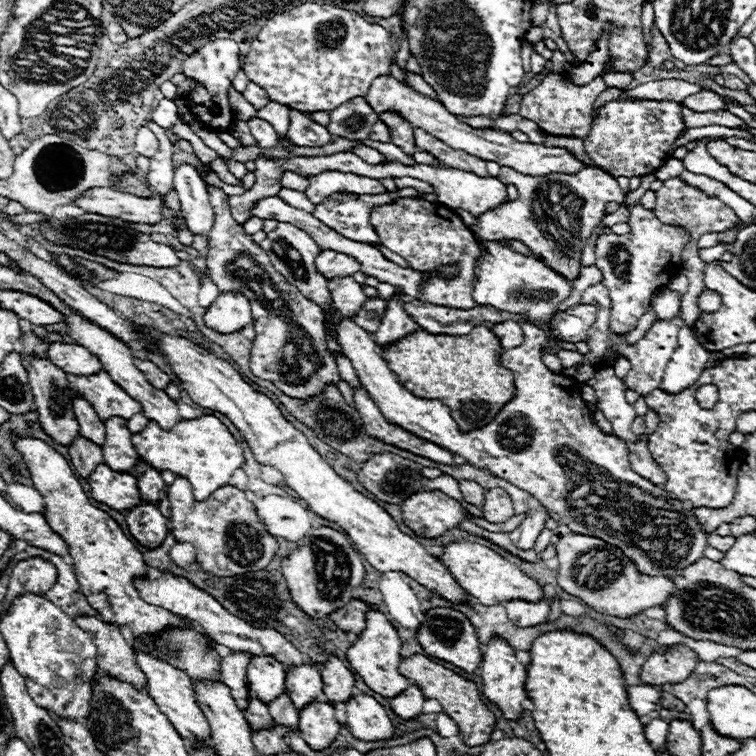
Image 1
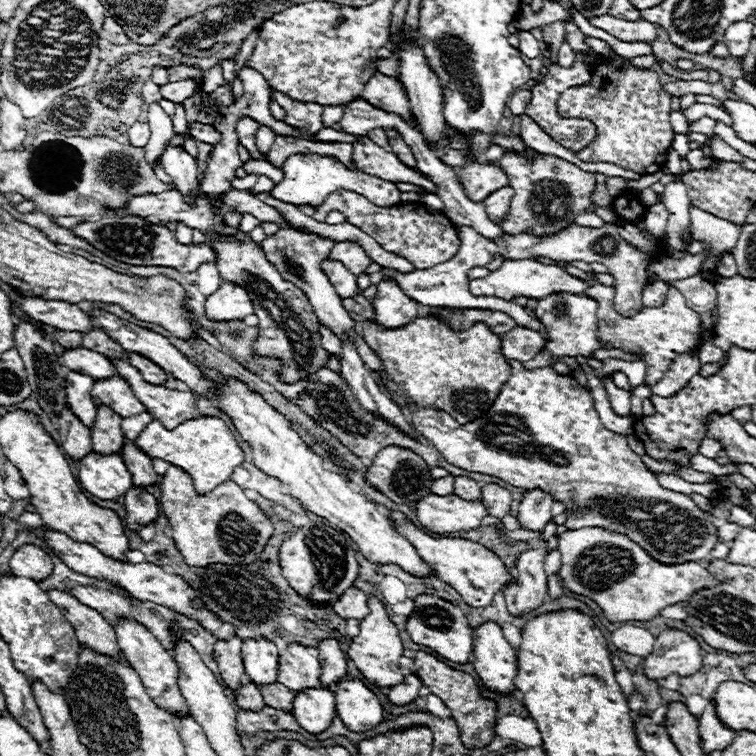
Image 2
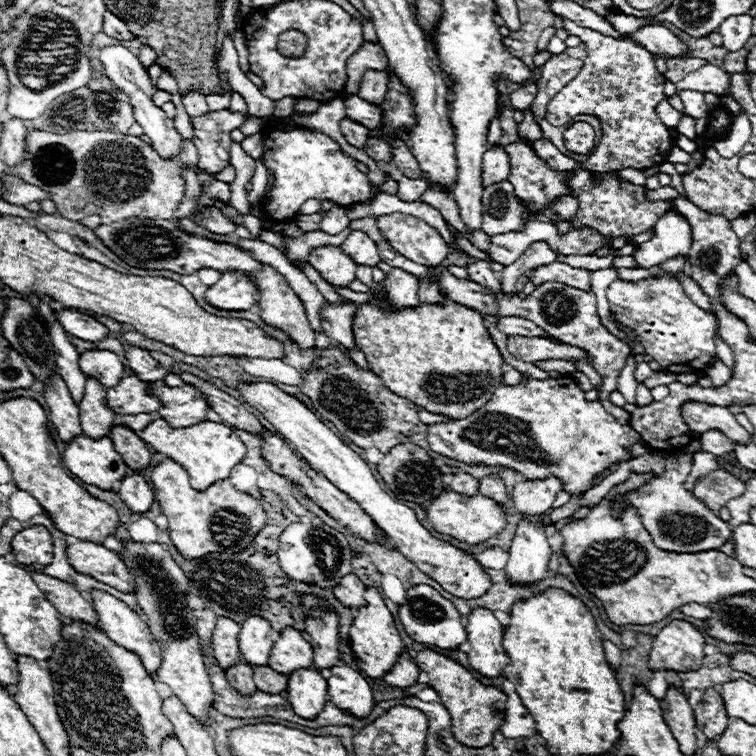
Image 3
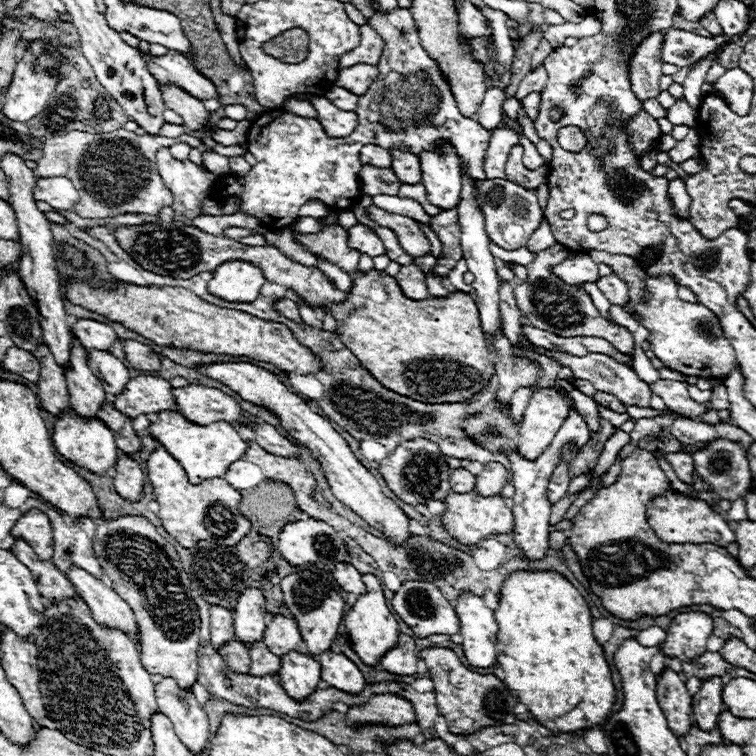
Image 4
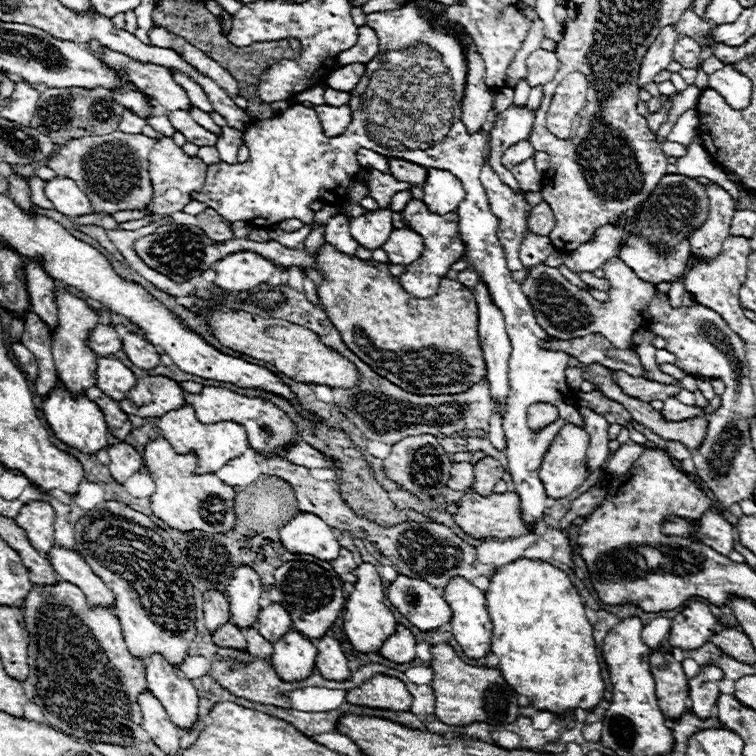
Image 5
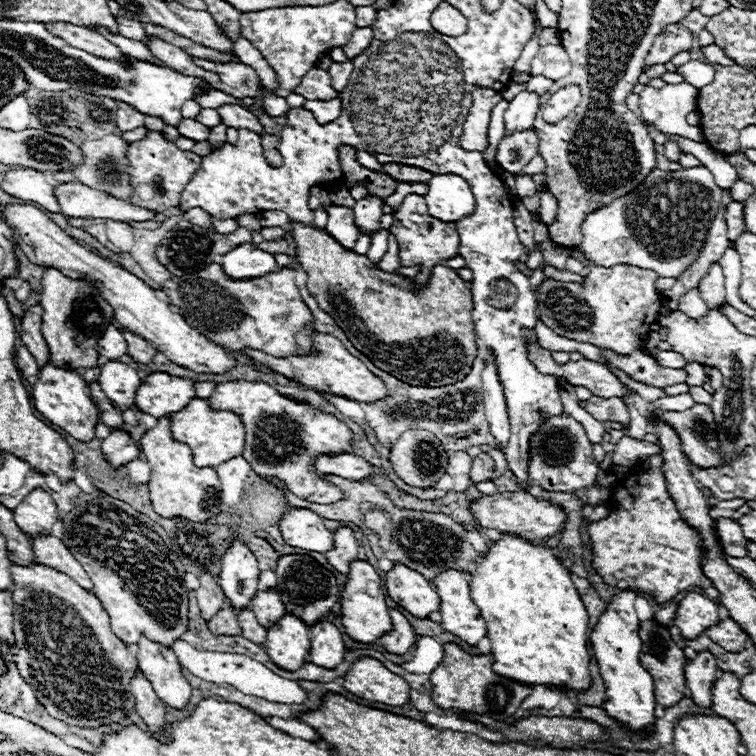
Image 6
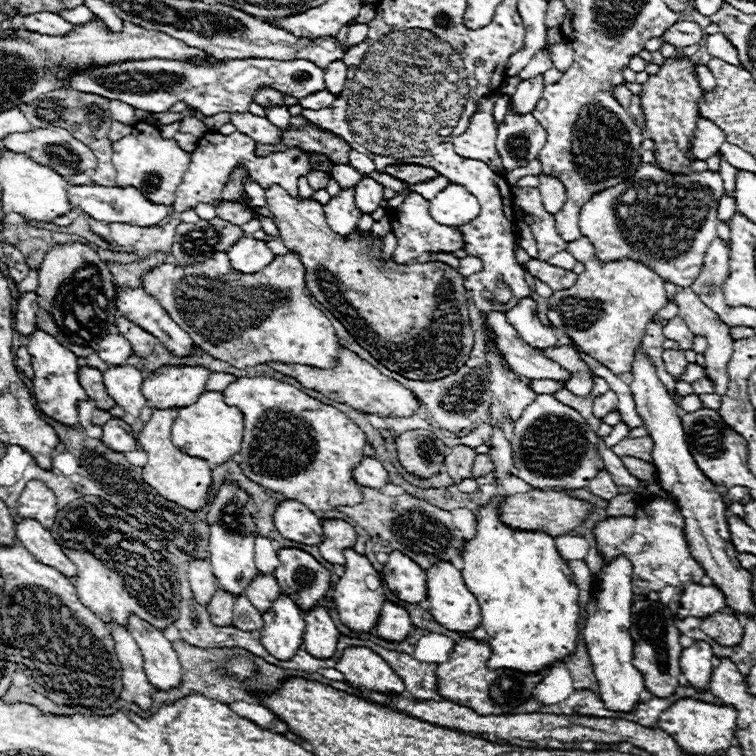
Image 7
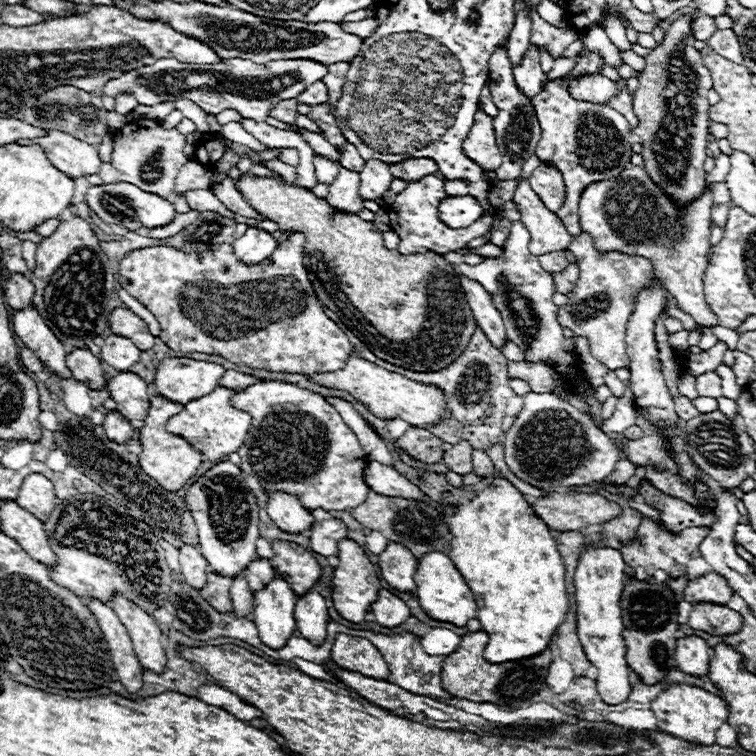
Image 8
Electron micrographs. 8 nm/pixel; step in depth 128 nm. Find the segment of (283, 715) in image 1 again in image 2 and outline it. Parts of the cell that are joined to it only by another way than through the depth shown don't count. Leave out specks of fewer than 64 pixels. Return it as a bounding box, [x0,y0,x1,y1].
[260,682,294,712]

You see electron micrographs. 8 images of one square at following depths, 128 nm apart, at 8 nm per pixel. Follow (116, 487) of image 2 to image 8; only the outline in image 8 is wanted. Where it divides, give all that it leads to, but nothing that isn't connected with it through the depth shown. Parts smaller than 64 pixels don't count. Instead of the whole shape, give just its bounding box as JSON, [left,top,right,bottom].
[12,304,72,376]

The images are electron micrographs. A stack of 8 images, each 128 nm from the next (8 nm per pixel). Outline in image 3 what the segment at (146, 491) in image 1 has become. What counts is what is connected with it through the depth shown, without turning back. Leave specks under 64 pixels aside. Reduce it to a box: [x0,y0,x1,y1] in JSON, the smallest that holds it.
[110,424,150,472]

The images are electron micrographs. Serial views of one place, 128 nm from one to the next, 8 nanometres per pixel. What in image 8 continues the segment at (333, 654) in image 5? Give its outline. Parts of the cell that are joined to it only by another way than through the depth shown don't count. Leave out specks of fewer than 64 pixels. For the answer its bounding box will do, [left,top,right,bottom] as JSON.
[294,588,328,646]

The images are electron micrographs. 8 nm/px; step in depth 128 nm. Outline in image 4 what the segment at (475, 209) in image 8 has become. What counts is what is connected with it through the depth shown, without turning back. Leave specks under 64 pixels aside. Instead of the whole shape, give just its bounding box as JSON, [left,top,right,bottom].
[418,148,462,210]

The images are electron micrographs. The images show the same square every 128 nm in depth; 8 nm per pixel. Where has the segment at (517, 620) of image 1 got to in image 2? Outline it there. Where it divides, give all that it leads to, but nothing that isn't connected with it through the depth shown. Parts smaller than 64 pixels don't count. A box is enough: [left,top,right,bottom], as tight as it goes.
[504,540,550,616]

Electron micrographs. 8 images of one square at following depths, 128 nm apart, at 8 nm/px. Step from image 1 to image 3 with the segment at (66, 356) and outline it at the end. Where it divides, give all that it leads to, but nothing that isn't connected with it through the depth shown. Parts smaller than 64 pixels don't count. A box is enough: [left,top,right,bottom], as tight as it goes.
[80,350,124,388]

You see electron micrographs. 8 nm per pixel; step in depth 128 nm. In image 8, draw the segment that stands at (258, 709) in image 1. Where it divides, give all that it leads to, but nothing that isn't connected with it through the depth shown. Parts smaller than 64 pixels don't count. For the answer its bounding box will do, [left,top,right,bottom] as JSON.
[200,572,232,612]

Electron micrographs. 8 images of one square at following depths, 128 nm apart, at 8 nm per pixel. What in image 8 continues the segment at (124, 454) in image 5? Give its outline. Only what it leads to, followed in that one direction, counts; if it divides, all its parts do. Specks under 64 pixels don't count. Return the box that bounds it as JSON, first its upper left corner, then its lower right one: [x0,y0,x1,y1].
[104,410,134,442]

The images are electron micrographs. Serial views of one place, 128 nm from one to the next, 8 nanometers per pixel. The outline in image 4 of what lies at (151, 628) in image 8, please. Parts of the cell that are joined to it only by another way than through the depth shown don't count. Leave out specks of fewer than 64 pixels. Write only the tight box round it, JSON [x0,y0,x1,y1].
[156,678,210,754]

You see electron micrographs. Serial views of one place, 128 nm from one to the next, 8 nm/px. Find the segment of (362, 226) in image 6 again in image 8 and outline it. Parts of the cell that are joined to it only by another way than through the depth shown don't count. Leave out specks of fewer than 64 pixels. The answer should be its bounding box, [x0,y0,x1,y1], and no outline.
[360,160,394,200]

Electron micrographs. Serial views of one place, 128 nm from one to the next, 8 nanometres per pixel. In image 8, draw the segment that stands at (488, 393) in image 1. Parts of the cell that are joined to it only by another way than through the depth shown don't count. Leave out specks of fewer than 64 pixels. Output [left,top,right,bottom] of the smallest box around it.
[234,174,476,372]

